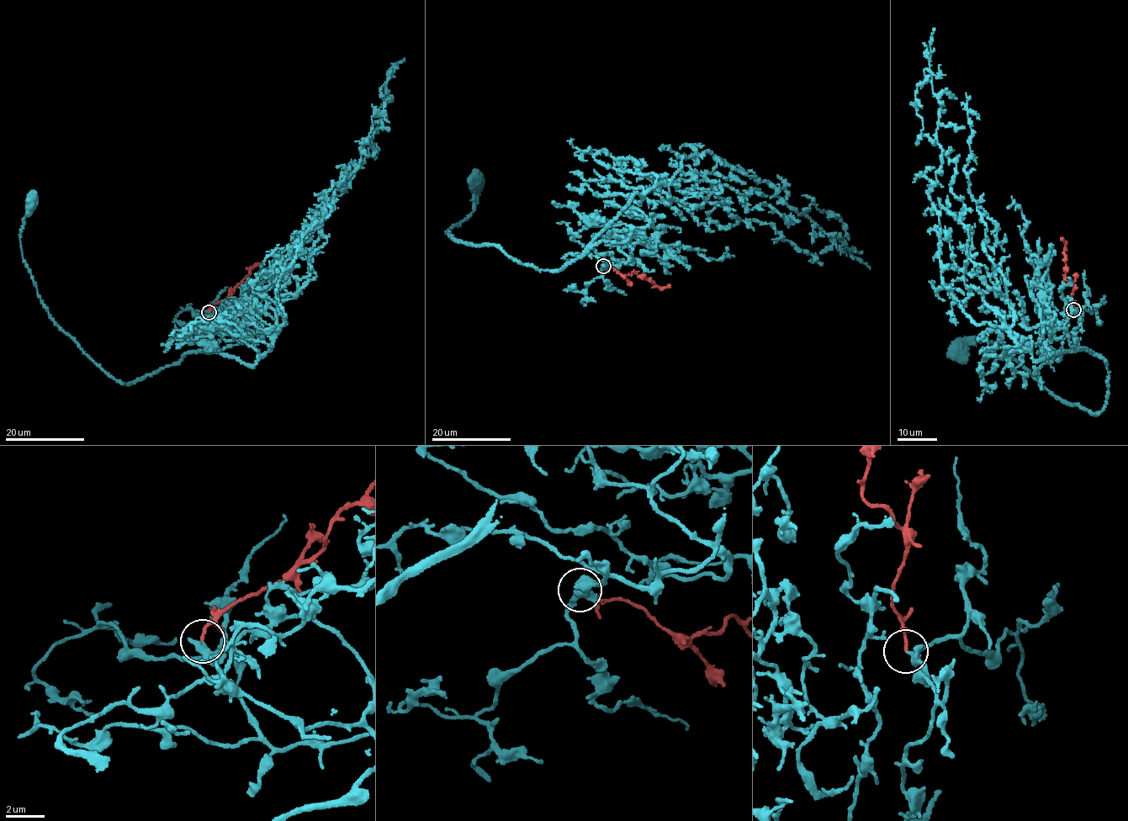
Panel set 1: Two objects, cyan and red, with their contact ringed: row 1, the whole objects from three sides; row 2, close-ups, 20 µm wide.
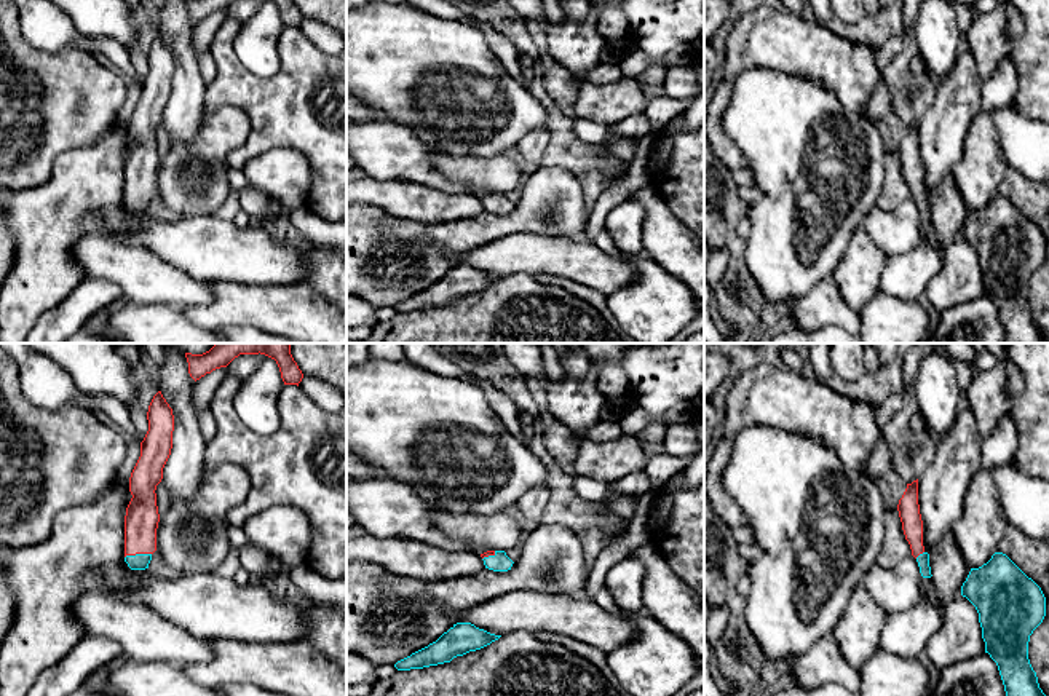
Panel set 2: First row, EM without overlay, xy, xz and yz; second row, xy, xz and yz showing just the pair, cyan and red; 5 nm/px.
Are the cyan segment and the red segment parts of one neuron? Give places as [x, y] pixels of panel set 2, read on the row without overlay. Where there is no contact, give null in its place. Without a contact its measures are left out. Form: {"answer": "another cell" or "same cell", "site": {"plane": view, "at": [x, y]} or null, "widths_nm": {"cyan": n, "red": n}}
{"answer": "same cell", "site": {"plane": "xy", "at": [138, 197]}, "widths_nm": {"cyan": 80, "red": 170}}

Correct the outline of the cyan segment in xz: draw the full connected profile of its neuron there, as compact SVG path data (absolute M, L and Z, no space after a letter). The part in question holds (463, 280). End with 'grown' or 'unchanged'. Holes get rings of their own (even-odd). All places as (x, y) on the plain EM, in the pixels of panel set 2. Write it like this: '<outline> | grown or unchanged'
M457 265L436 284L398 303L394 310L410 313L450 305L453 300L481 292L500 279L471 265Z | unchanged

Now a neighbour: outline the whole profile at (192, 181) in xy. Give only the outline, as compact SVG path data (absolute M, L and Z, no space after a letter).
M220 105L211 112L204 109L196 134L188 140L169 140L169 150L160 158L156 171L156 193L160 195L163 203L180 217L216 216L216 212L232 192L227 180L230 169L227 156L233 150L239 148L246 142L249 134L251 123L247 115L241 109L232 105Z

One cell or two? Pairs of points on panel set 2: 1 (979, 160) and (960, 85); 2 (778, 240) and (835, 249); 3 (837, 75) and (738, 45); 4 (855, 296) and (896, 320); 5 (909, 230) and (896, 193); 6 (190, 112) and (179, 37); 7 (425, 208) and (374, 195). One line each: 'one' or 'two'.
1: two
2: one
3: one
4: two
5: two
6: one
7: one

